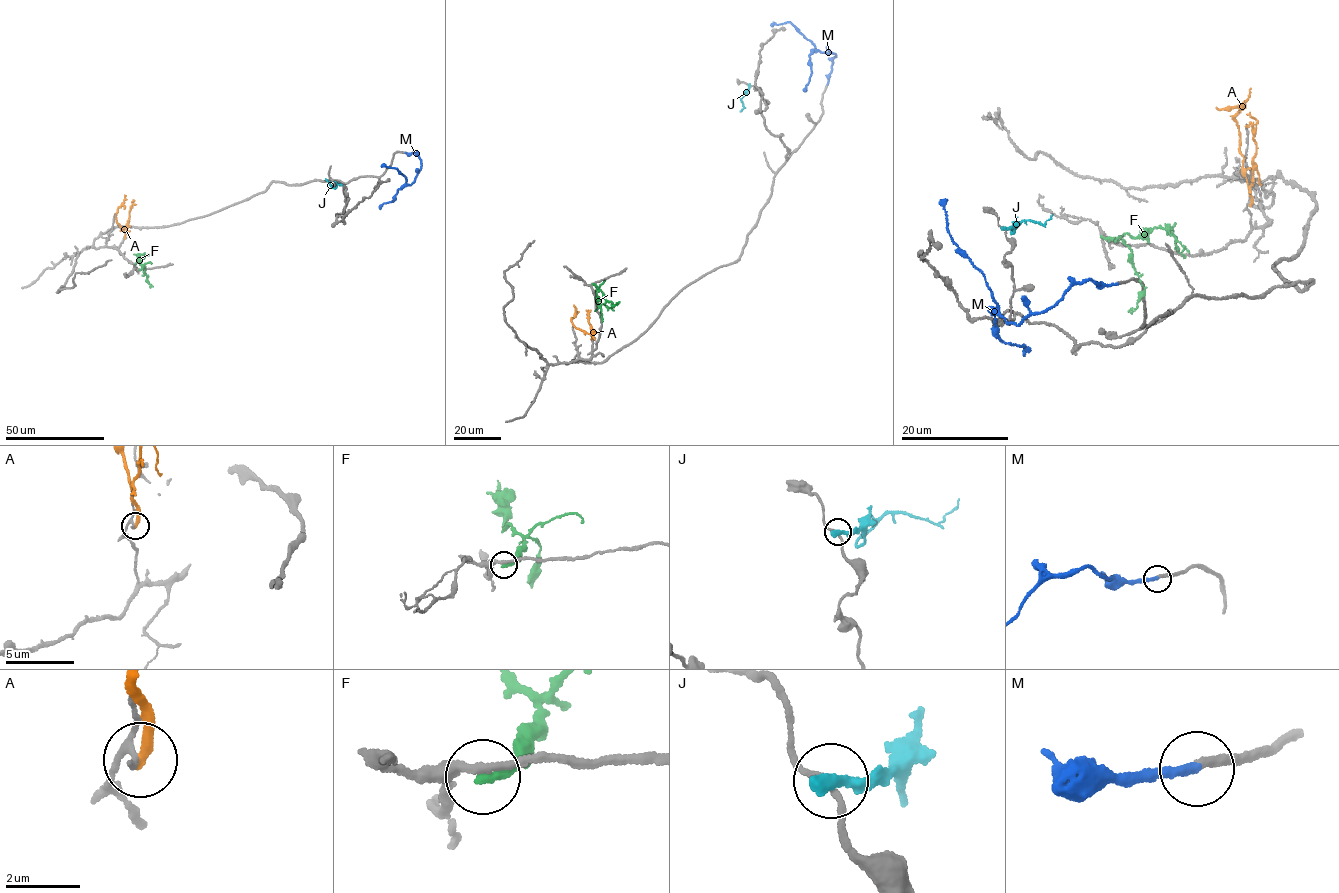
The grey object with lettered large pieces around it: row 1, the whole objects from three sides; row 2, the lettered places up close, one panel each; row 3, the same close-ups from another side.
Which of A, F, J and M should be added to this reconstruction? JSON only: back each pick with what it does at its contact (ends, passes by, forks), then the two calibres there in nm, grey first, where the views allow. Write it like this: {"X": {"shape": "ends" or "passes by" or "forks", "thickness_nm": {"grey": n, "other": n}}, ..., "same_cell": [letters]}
{"M": {"shape": "ends", "thickness_nm": {"grey": 240, "other": 280}}, "same_cell": ["M"]}

